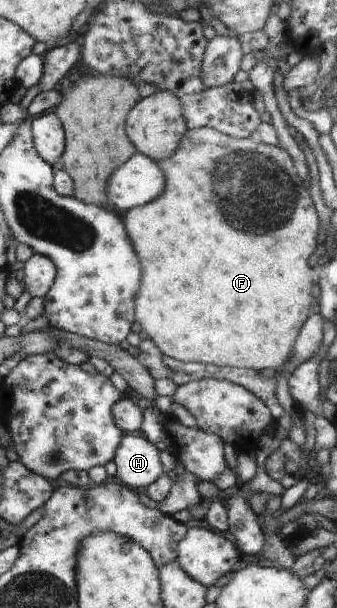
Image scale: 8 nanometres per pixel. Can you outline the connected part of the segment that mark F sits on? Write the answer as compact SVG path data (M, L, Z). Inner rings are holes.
M195 128L188 129L181 138L179 149L172 154L171 157L168 157L163 162L157 162L158 166L164 171L164 182L166 186L164 187L164 191L162 194L152 202L148 204L137 206L131 208L130 210L125 211L125 215L123 215L123 223L125 229L128 233L128 238L132 241L132 246L135 247L135 251L137 251L137 255L139 255L139 261L141 261L141 287L139 288L139 293L137 294L135 300L135 309L134 309L134 318L135 318L135 327L136 329L144 329L145 333L149 335L150 339L155 342L155 345L160 349L160 353L170 358L182 361L182 362L199 362L200 364L215 364L216 366L231 366L234 368L247 368L256 369L258 372L261 369L273 369L279 373L283 371L284 366L290 360L290 357L293 353L293 344L295 343L296 337L299 335L300 329L302 325L307 321L307 318L310 316L312 311L316 307L316 299L313 297L313 293L311 289L313 289L313 280L311 280L310 271L315 264L313 261L313 253L315 251L316 245L319 243L317 241L317 229L319 229L320 222L317 217L317 212L315 210L315 206L313 204L313 200L311 200L311 196L309 196L308 188L306 188L302 182L302 179L299 177L299 174L296 172L294 168L294 163L290 158L290 155L283 148L275 147L269 144L265 144L258 140L255 136L249 138L234 138L222 133L219 133L216 129L213 128ZM217 203L219 203L219 209L223 211L223 215L227 215L227 221L235 227L231 227L227 221L225 221L225 217L219 213L219 209L217 209Z

